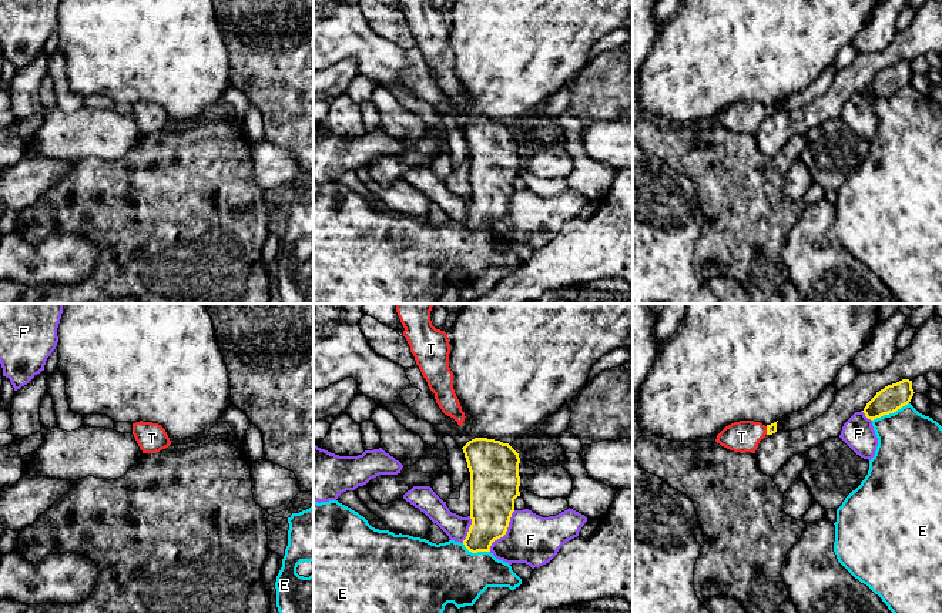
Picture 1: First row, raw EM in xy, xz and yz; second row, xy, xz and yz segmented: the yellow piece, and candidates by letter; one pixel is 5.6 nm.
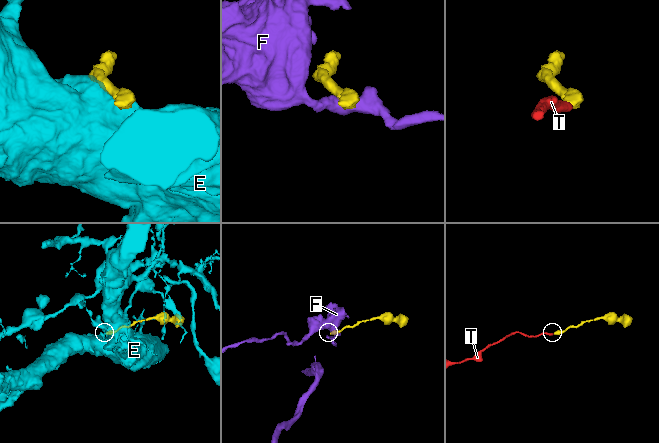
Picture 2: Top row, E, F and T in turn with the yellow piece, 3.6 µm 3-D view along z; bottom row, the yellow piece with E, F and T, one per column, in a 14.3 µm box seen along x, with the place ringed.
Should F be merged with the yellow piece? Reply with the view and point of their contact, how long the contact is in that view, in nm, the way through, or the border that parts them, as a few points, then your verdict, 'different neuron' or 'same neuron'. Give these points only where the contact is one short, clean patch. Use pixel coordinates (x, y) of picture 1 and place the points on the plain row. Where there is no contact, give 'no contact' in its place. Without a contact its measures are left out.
xz (506, 211) | 280 nm | along xz (515, 191), (508, 211), (492, 224), (489, 231) | different neuron

